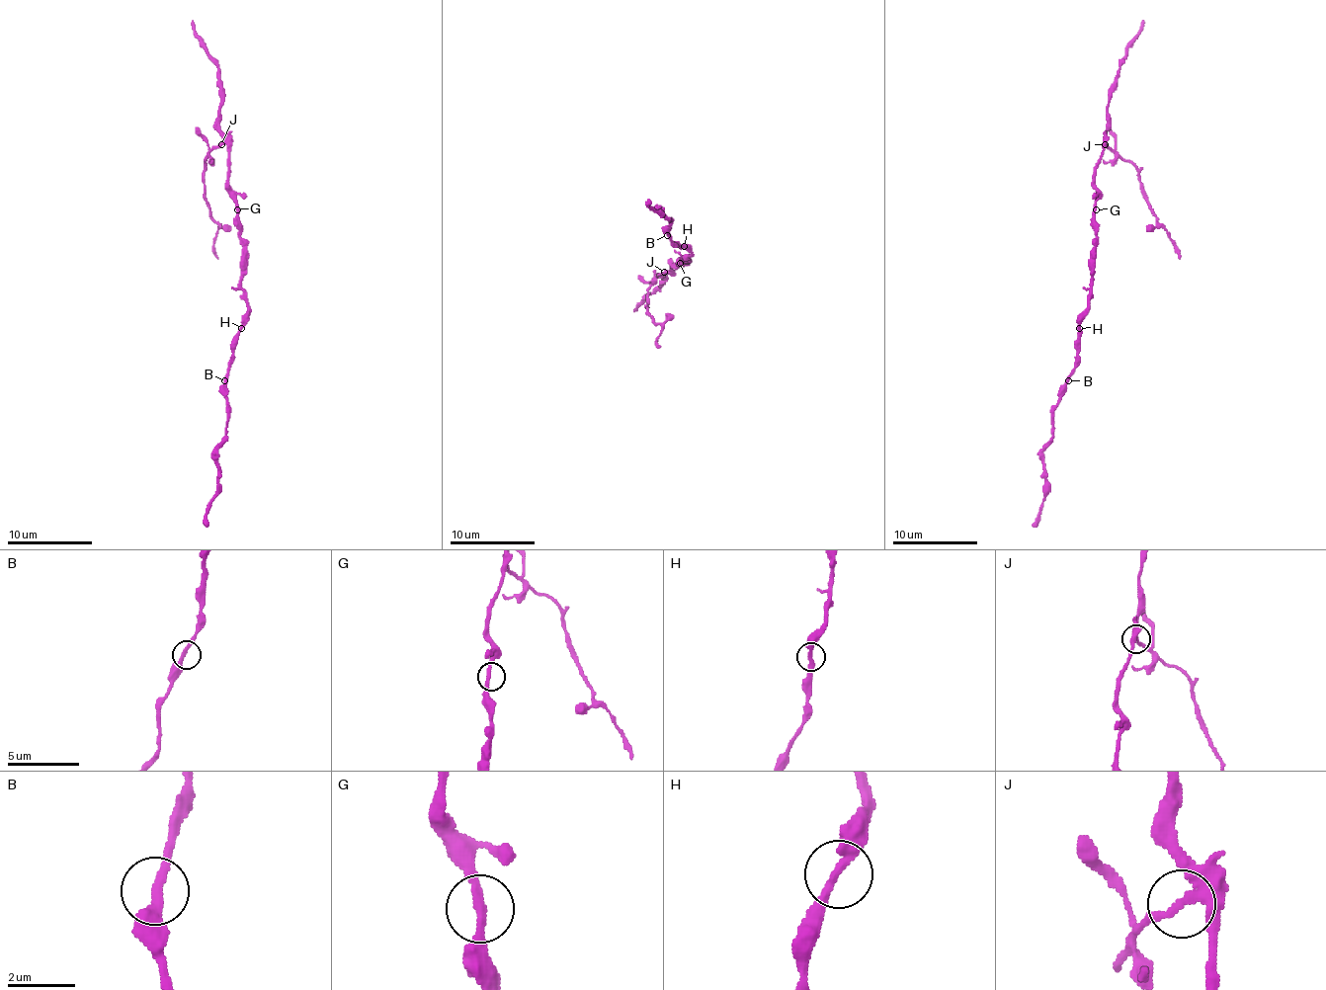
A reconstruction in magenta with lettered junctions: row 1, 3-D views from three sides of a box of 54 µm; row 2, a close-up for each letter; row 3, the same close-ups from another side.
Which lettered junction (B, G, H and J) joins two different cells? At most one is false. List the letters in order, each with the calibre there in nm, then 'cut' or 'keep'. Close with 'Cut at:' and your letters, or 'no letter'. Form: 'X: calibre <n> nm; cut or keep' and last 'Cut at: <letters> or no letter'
B: calibre 280 nm; keep
G: calibre 240 nm; keep
H: calibre 280 nm; keep
J: calibre 280 nm; cut
Cut at: J

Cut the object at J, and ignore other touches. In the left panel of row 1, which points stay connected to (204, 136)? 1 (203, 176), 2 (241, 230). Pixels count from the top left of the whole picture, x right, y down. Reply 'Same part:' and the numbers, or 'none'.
Same part: 1

